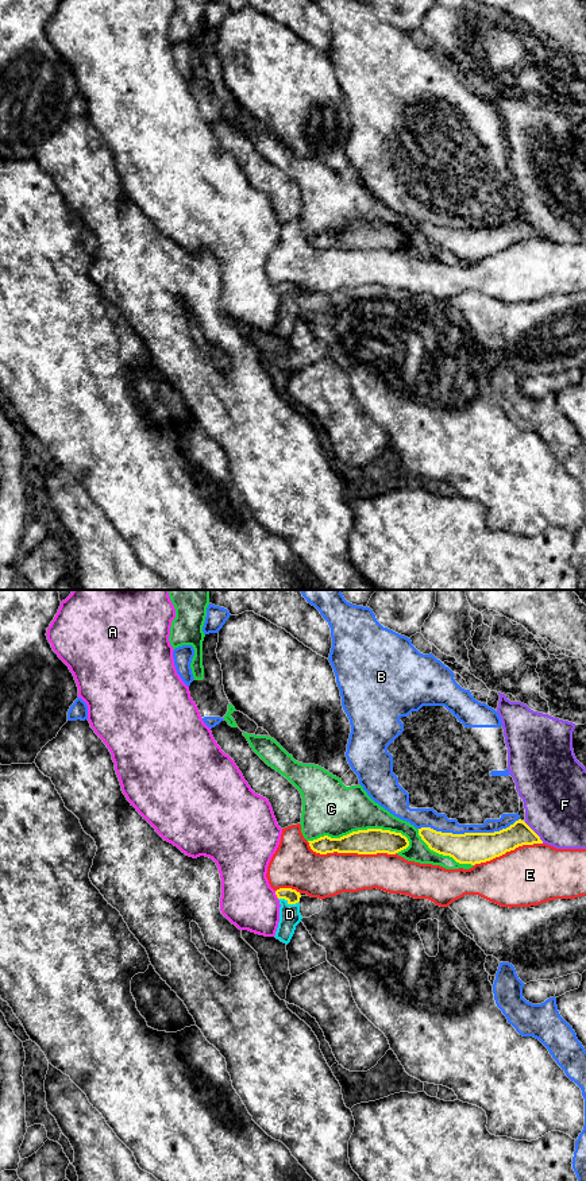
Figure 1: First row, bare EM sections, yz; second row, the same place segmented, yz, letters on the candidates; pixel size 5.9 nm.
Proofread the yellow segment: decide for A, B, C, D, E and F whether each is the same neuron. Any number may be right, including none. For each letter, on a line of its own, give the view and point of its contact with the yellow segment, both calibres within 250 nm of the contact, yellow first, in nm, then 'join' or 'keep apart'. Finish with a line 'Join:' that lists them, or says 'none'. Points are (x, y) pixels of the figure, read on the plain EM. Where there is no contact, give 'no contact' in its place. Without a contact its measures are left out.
A: contact yz (276, 289); calibres 80 and 320 nm; keep apart
B: contact yz (469, 228); calibres 190 and 110 nm; keep apart
C: contact yz (361, 226); calibres 160 and 320 nm; keep apart
D: contact yz (288, 297); calibres 80 and 130 nm; join
E: contact yz (350, 247); calibres 160 and 260 nm; keep apart
F: contact yz (535, 228); calibres 150 and 380 nm; keep apart
Join: D

